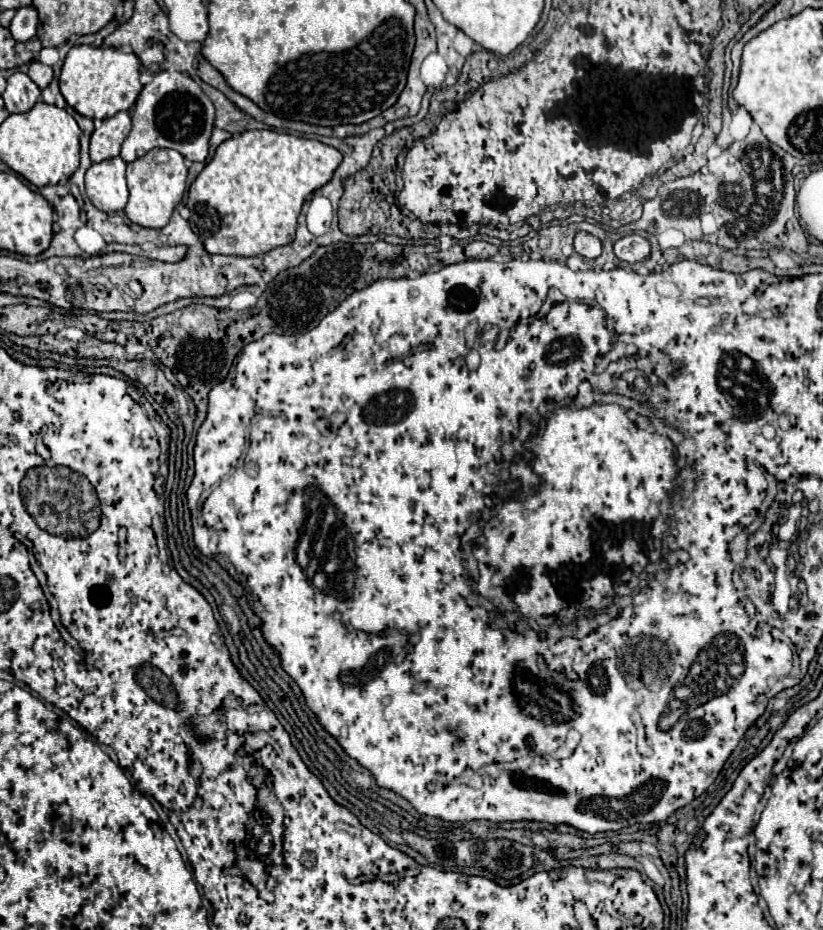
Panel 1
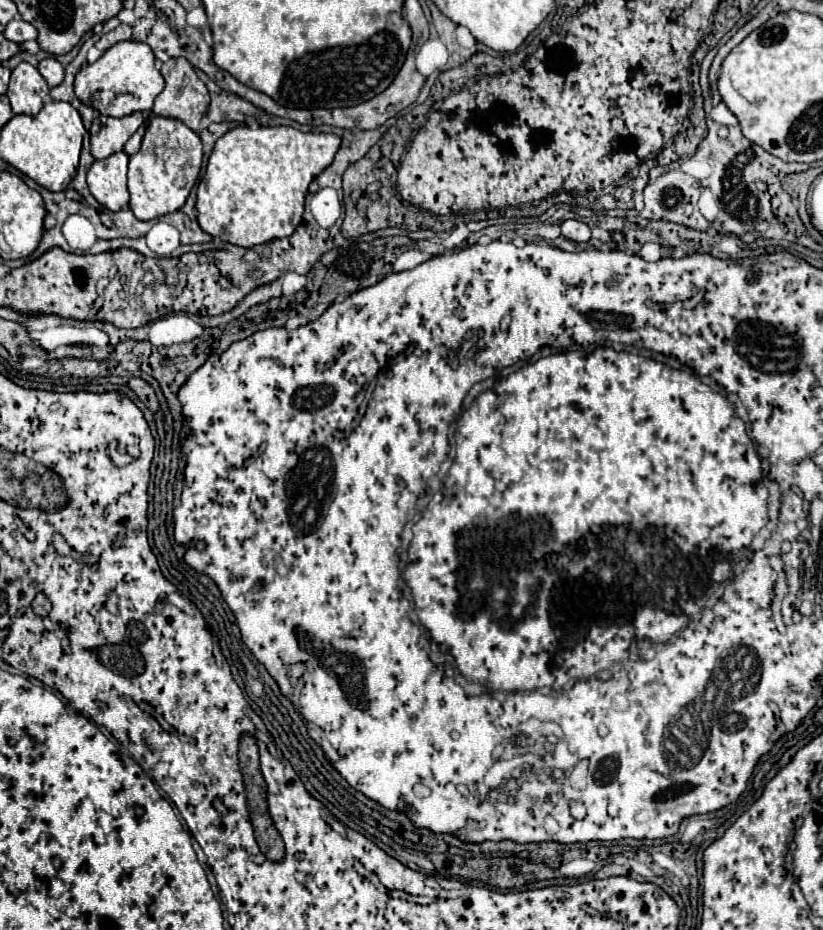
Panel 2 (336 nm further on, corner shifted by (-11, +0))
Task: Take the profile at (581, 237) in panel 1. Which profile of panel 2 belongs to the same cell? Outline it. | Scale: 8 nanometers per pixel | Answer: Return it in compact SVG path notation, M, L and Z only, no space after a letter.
M566 219L566 221L562 221L560 227L562 227L562 235L566 239L576 241L576 243L584 243L584 241L588 241L592 237L590 227L586 223L582 223L582 221L576 221L576 219Z

